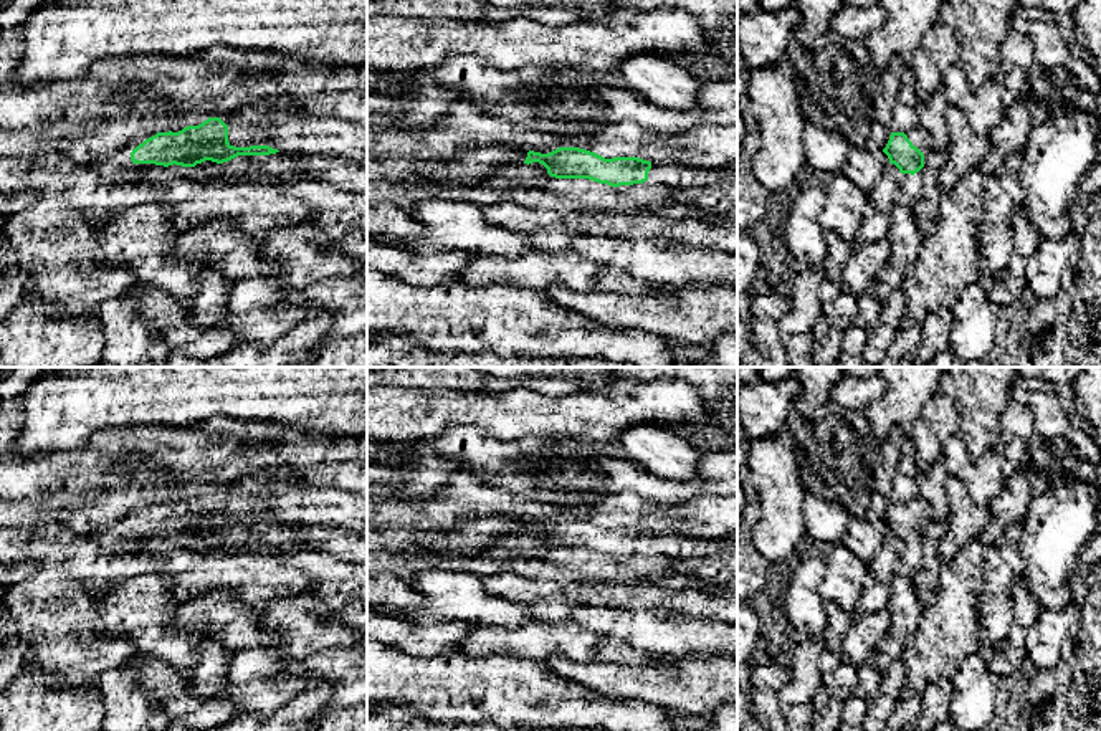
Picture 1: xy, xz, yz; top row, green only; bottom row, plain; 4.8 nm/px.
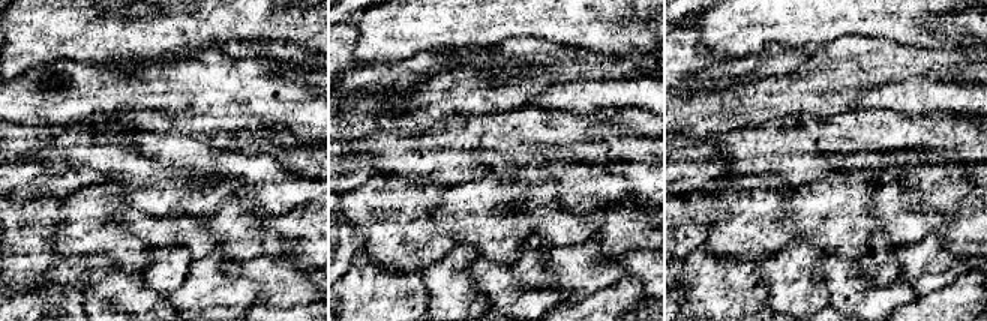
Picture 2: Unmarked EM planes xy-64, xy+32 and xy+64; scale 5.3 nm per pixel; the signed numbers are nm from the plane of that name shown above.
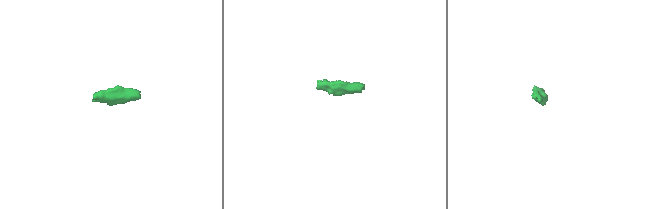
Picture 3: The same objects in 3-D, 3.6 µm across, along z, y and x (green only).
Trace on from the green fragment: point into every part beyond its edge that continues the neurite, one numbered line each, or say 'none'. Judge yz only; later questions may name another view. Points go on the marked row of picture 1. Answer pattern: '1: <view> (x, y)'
1: yz (919, 138)
2: yz (910, 187)

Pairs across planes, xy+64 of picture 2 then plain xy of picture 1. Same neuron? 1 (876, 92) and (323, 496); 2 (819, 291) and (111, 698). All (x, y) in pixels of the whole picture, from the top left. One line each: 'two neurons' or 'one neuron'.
1: two neurons
2: one neuron

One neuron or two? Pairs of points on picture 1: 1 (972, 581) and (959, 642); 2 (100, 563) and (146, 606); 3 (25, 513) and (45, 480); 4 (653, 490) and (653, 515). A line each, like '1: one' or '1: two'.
1: one
2: two
3: two
4: two

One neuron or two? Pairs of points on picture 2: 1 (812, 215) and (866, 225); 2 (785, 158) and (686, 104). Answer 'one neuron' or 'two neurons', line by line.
1: one neuron
2: two neurons

